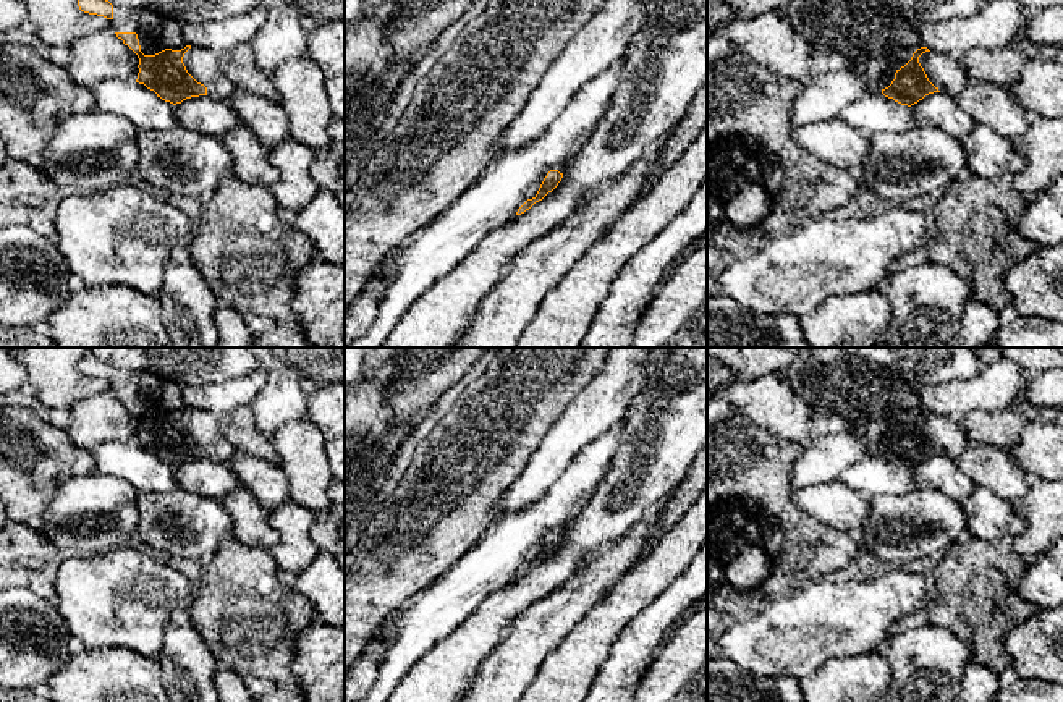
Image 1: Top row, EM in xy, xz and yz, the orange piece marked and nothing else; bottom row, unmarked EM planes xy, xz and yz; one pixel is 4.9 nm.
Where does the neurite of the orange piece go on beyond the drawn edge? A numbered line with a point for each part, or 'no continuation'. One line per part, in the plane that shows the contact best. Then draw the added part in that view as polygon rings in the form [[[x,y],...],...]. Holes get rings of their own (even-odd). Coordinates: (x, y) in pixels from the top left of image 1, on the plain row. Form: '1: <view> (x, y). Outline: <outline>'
1: xy (156, 393). Outline: [[[113,369],[110,387],[113,395],[136,395],[144,417],[188,408],[181,385],[147,370]]]

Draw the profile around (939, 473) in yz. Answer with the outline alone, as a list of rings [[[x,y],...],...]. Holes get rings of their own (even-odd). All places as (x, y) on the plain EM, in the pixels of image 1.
[[[934,455],[909,469],[916,488],[930,488],[963,501],[976,488],[972,479],[959,471],[956,463],[943,455]]]

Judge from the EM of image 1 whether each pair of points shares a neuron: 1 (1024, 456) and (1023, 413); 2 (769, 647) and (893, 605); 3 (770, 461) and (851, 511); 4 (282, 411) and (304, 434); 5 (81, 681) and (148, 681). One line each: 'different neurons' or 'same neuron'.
1: different neurons
2: same neuron
3: different neurons
4: different neurons
5: same neuron

